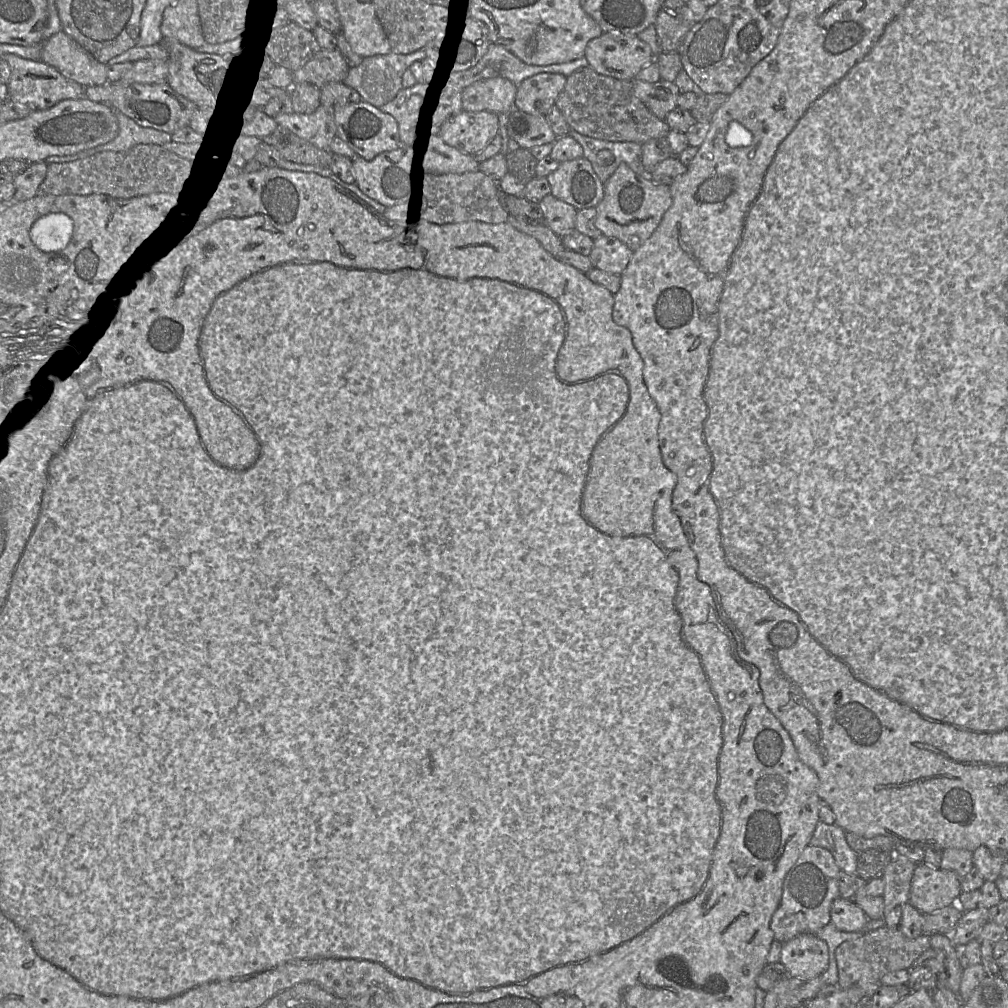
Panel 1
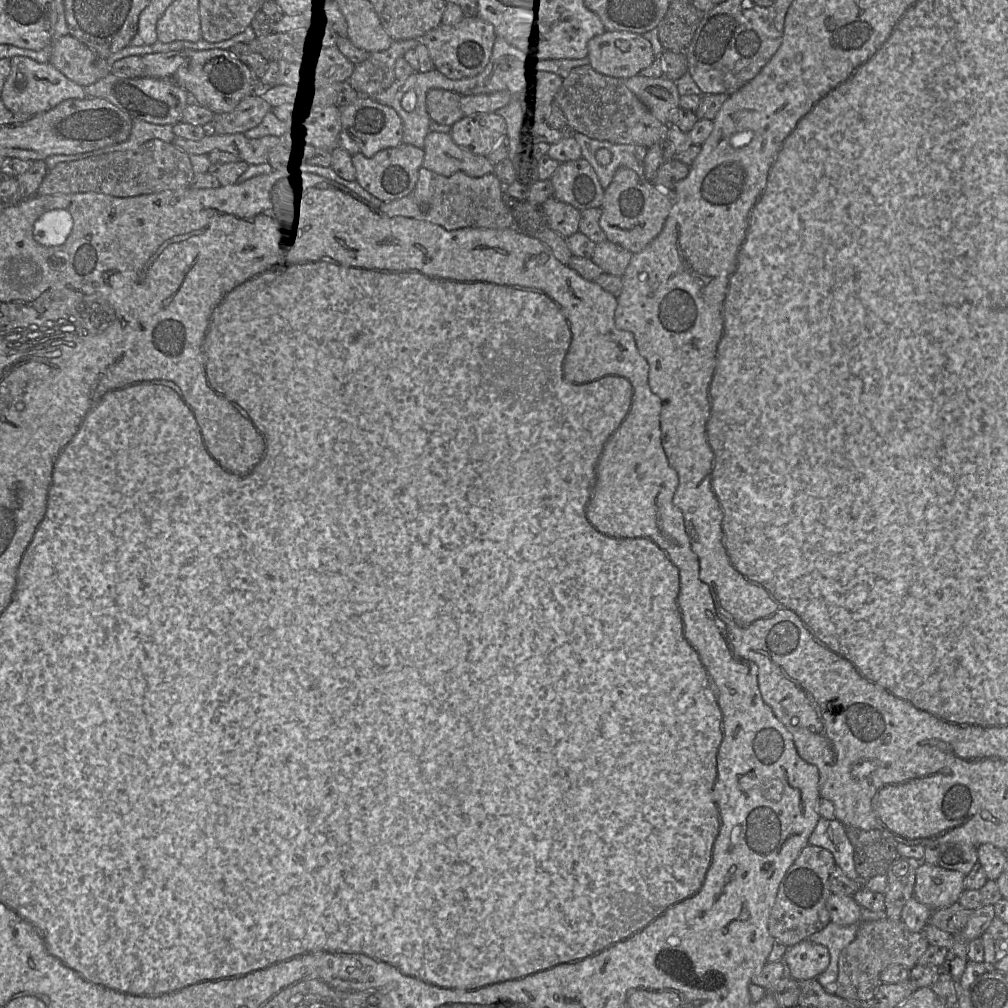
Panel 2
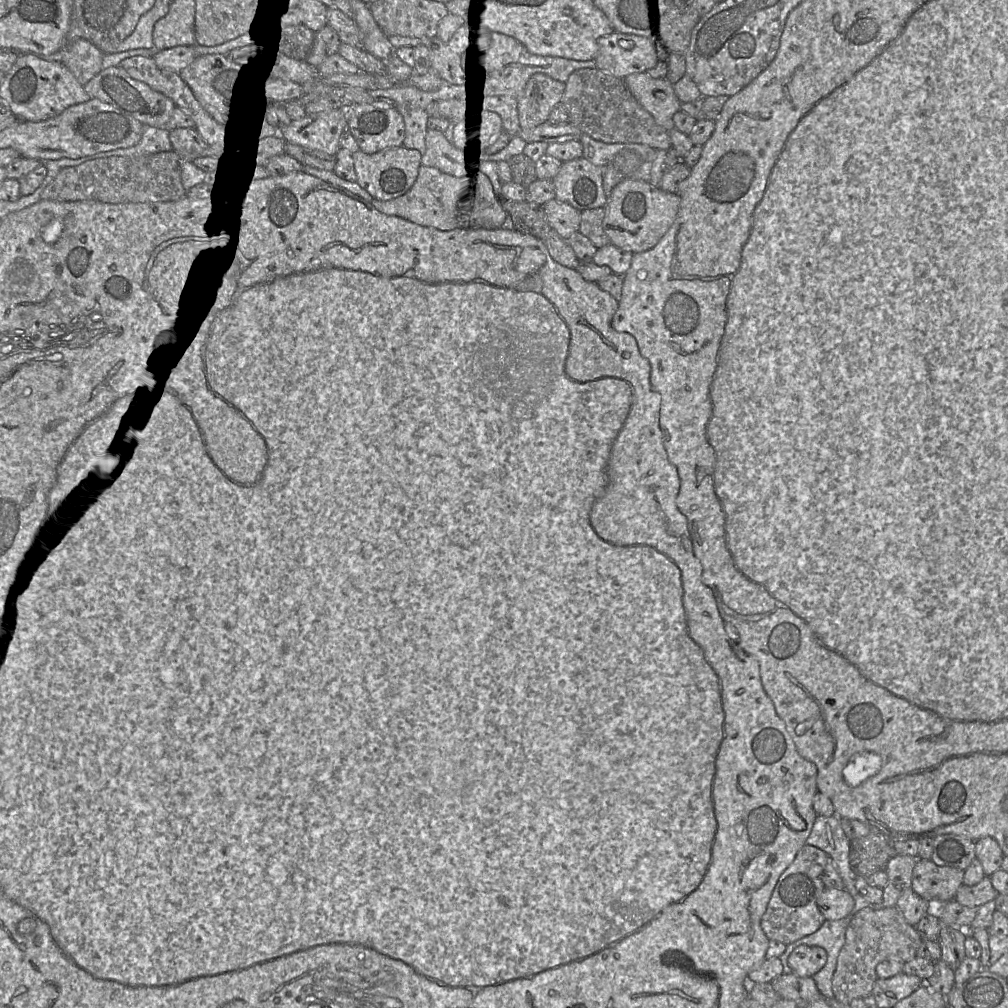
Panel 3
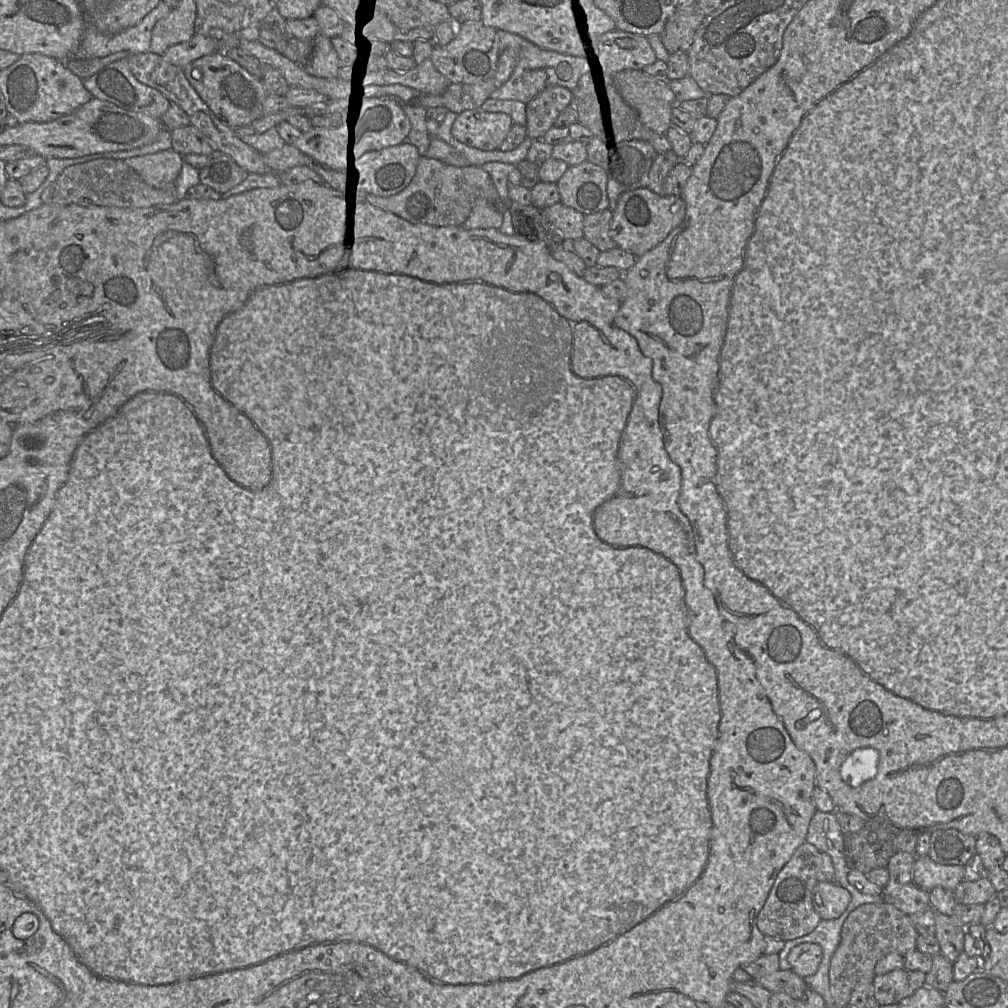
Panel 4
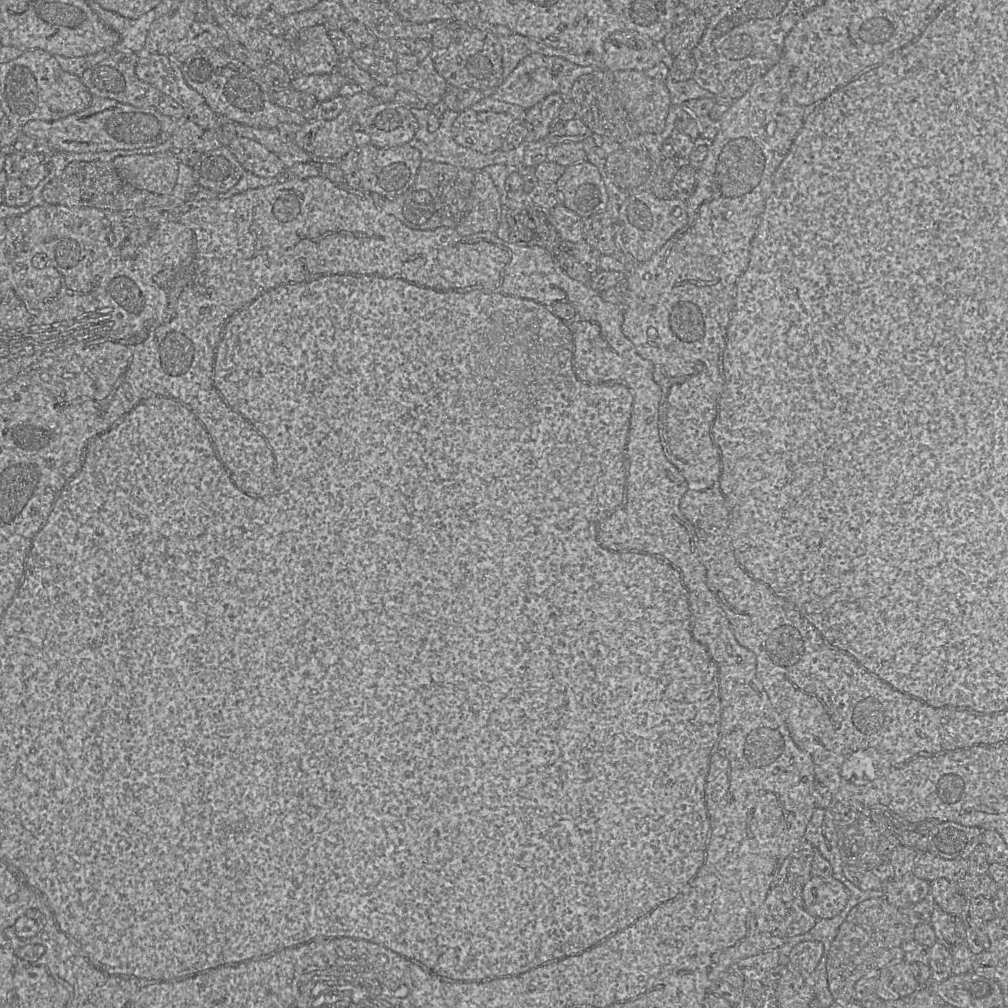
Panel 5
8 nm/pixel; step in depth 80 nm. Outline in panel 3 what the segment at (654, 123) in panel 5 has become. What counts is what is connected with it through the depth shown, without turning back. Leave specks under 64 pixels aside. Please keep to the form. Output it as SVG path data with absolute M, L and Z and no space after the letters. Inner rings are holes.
M644 72L630 74L623 82L659 126L666 131L675 128L673 115L680 110L682 102L675 93L674 82L665 77L651 77Z

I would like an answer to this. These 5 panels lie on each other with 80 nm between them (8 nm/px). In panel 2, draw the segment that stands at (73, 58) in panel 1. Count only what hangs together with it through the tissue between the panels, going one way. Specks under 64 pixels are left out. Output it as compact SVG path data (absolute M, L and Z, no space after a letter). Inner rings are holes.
M70 34L52 43L49 63L82 87L91 85L110 73L105 59Z

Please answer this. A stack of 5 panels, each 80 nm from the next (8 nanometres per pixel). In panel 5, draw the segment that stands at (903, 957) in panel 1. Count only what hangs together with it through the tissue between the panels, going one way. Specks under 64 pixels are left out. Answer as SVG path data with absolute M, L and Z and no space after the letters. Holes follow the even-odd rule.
M884 897L868 899L856 905L839 927L827 959L827 980L834 1002L853 1001L856 982L877 970L876 962L885 950L902 947L913 940L914 927Z

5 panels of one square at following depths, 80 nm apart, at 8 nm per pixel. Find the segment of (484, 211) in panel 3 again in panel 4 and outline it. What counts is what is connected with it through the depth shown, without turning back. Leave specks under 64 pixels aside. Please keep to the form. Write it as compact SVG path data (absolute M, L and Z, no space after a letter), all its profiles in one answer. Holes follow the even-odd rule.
M421 157L414 178L403 191L390 197L371 196L376 207L412 224L429 226L462 226L478 199L486 200L502 213L507 209L483 168L473 165L456 167L426 157Z

